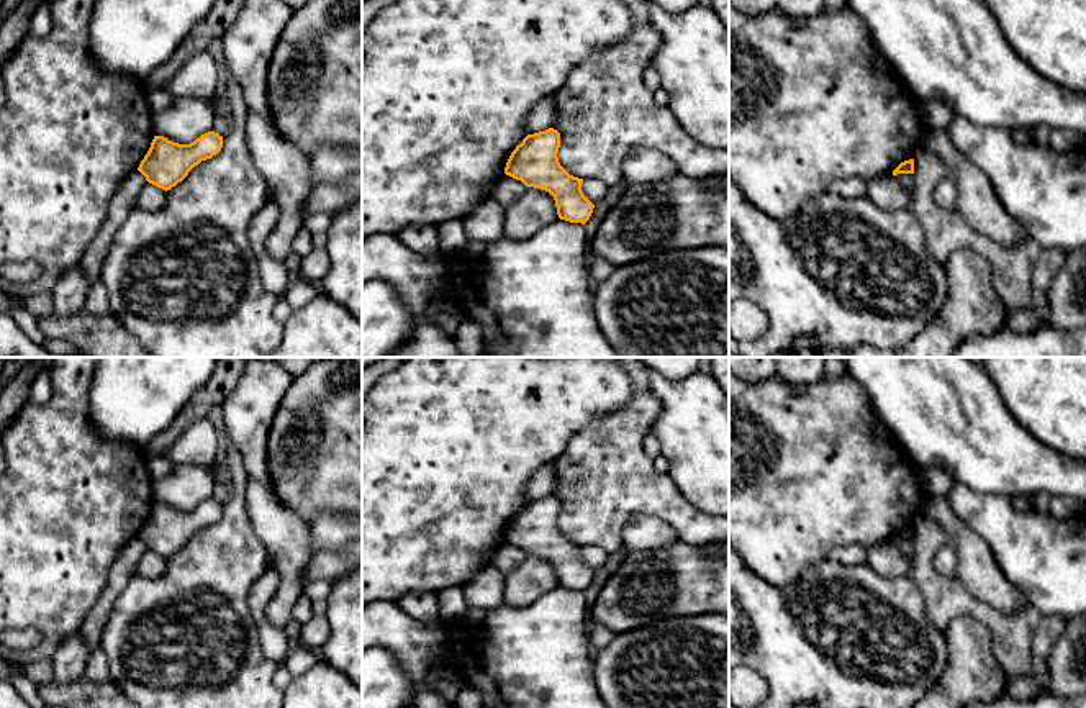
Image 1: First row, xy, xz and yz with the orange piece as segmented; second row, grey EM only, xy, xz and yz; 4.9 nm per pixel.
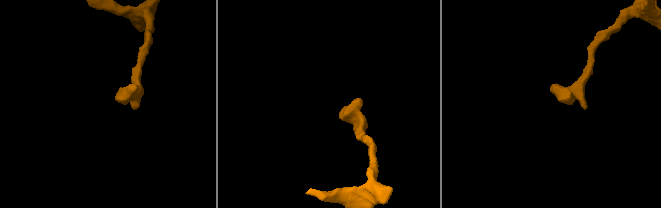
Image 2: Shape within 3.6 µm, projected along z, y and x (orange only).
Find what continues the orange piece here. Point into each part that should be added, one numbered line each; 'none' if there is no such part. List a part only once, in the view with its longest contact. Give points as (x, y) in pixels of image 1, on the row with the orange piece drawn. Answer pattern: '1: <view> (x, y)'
none

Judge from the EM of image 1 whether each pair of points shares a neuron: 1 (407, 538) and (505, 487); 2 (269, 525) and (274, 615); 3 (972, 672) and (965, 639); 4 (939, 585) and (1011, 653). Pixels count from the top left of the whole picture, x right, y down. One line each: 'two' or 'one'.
1: one
2: one
3: one
4: one

